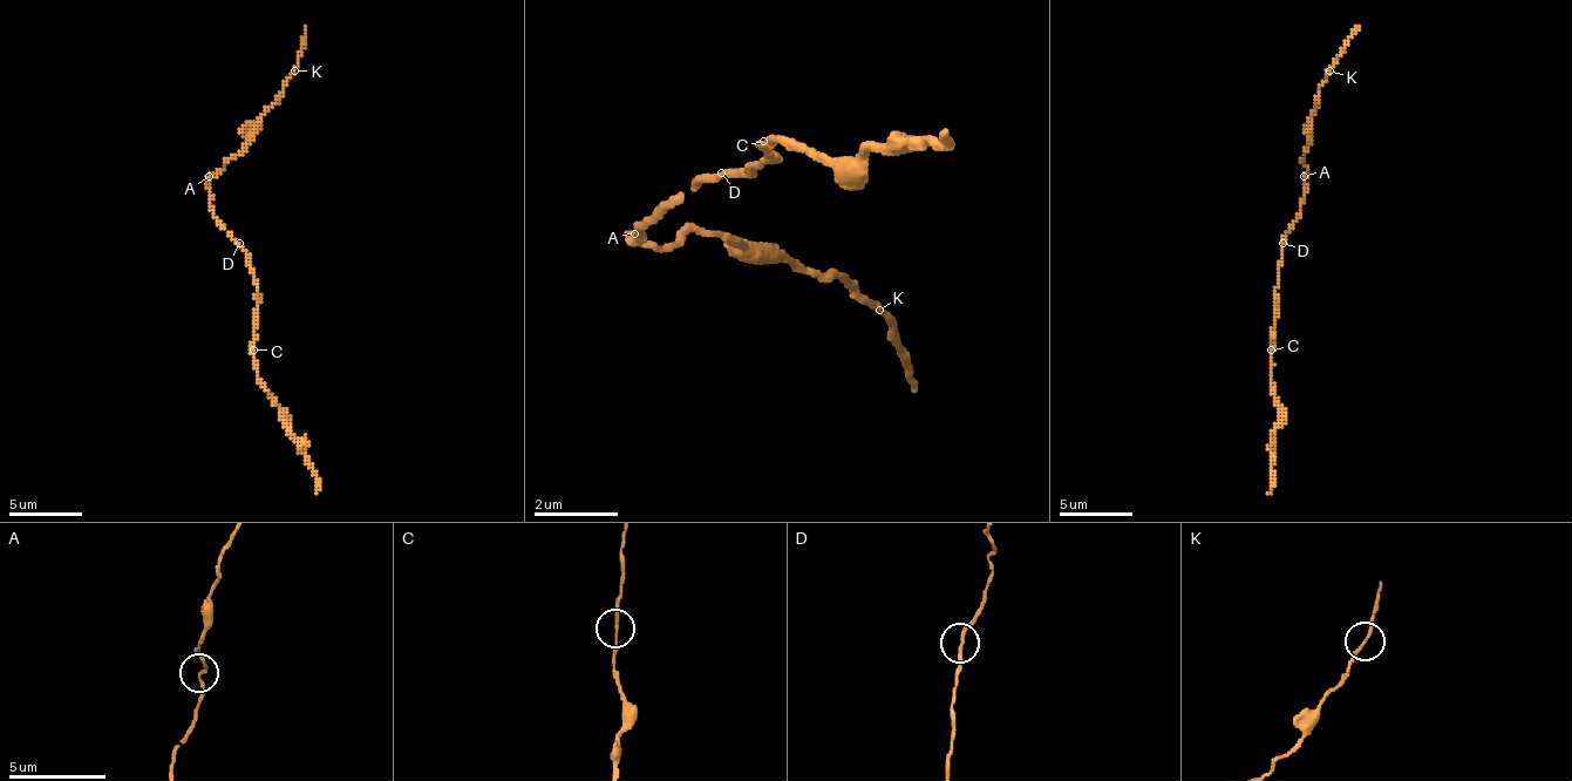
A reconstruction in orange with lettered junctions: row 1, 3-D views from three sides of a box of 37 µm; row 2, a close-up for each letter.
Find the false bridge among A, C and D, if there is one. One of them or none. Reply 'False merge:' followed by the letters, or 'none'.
False merge: A

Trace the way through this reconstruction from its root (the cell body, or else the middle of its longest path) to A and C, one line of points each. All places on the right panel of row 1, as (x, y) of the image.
A: (1286, 243), (1286, 236), (1304, 203), (1304, 177)
C: (1286, 243), (1274, 287), (1271, 350)

